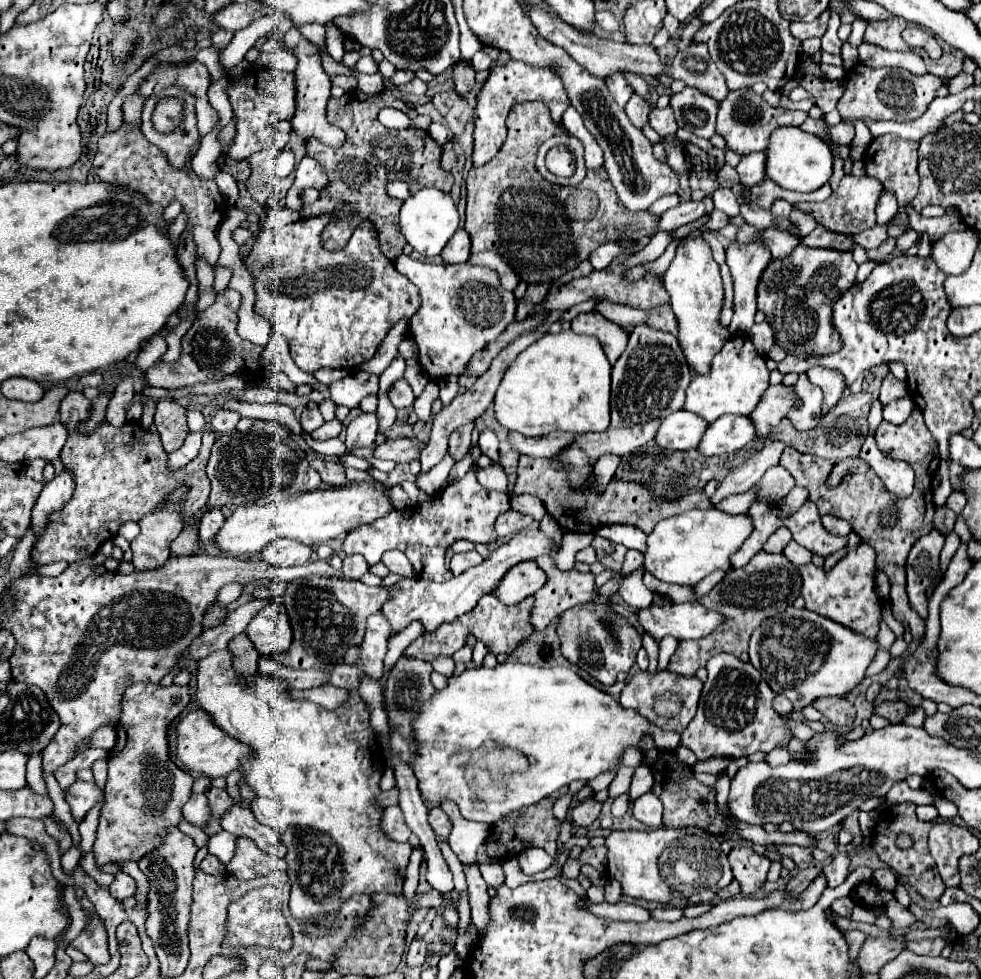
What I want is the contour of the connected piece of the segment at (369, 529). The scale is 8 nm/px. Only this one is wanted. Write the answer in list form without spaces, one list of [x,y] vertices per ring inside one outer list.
[[[472,448],[472,466],[468,474],[458,480],[454,486],[446,486],[442,492],[436,494],[434,506],[430,510],[420,510],[420,508],[406,508],[406,510],[392,510],[388,516],[376,520],[374,524],[360,526],[352,532],[348,532],[344,540],[344,552],[346,556],[352,554],[362,554],[366,562],[372,566],[380,562],[380,556],[386,550],[398,548],[408,554],[410,562],[414,564],[416,572],[420,578],[428,578],[434,582],[444,582],[452,578],[452,572],[445,563],[446,550],[456,542],[456,540],[474,540],[482,544],[494,542],[498,536],[494,530],[494,520],[498,514],[506,512],[510,508],[510,496],[504,492],[494,492],[486,490],[480,486],[476,478],[476,458],[478,458],[478,448]]]

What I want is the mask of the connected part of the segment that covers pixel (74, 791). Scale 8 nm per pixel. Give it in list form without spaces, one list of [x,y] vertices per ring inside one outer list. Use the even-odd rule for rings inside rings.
[[[76,780],[74,786],[70,786],[70,790],[64,790],[64,798],[72,808],[74,818],[80,822],[84,818],[84,814],[102,798],[104,794],[92,784],[92,782],[80,782]]]

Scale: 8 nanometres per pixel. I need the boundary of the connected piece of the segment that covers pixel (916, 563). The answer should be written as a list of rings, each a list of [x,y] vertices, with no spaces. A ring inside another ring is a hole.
[[[938,530],[922,536],[910,550],[906,562],[906,578],[908,578],[908,598],[910,606],[926,620],[928,618],[928,586],[938,586],[942,582],[940,574],[940,550],[944,546],[944,538]]]

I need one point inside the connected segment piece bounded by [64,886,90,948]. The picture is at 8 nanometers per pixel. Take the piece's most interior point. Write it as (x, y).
(80, 917)

